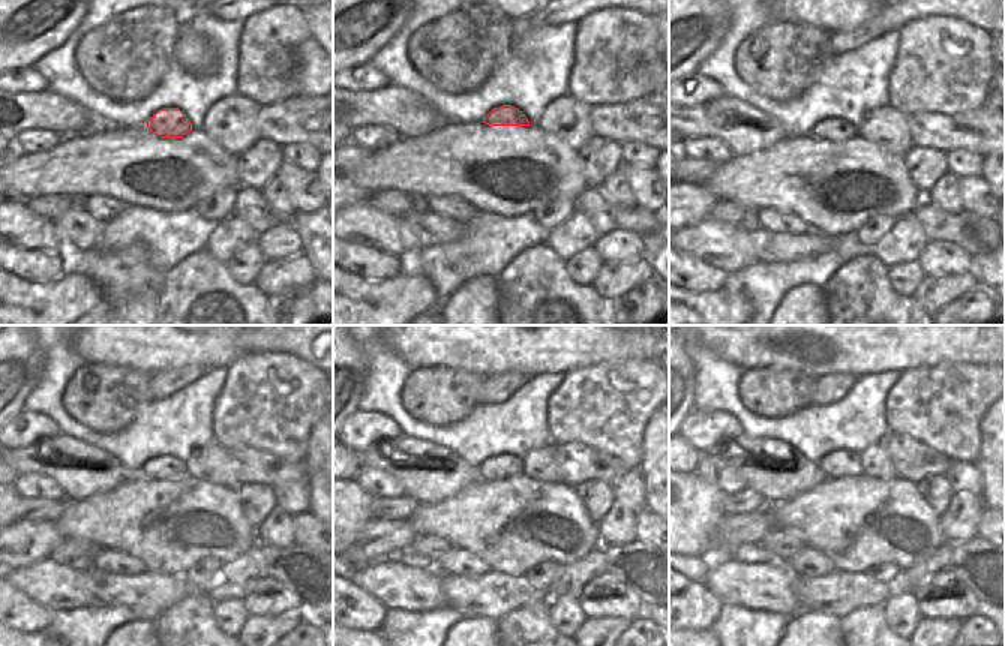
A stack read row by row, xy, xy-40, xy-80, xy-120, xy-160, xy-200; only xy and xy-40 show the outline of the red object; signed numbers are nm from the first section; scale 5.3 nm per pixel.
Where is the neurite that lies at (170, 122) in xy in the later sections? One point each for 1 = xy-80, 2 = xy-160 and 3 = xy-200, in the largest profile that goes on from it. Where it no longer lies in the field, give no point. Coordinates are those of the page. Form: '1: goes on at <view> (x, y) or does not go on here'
1: goes on at xy-80 (833, 129)
2: goes on at xy-160 (498, 466)
3: goes on at xy-200 (842, 463)

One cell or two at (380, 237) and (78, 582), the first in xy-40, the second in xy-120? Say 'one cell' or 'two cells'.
one cell

